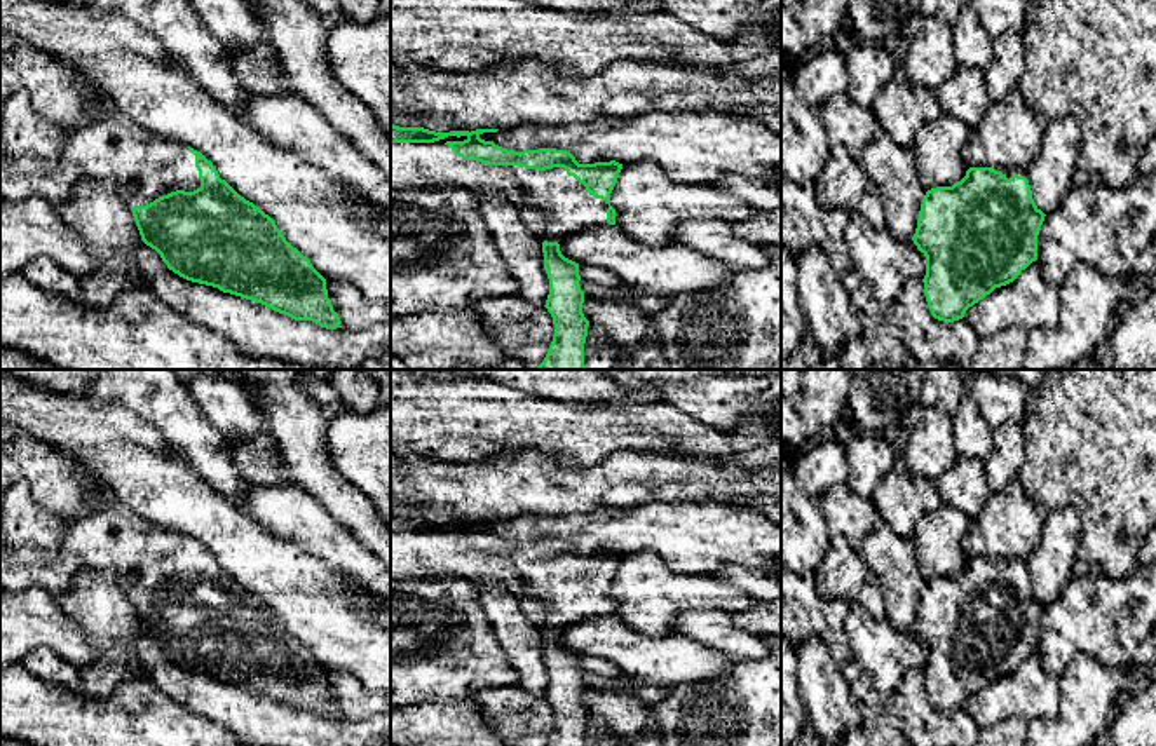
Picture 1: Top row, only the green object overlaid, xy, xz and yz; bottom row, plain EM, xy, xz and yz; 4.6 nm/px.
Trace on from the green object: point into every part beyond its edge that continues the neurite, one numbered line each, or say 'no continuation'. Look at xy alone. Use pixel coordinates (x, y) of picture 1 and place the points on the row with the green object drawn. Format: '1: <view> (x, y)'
1: xy (145, 166)

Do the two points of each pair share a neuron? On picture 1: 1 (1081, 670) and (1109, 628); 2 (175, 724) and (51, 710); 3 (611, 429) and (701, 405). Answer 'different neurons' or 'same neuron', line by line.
1: different neurons
2: same neuron
3: different neurons

